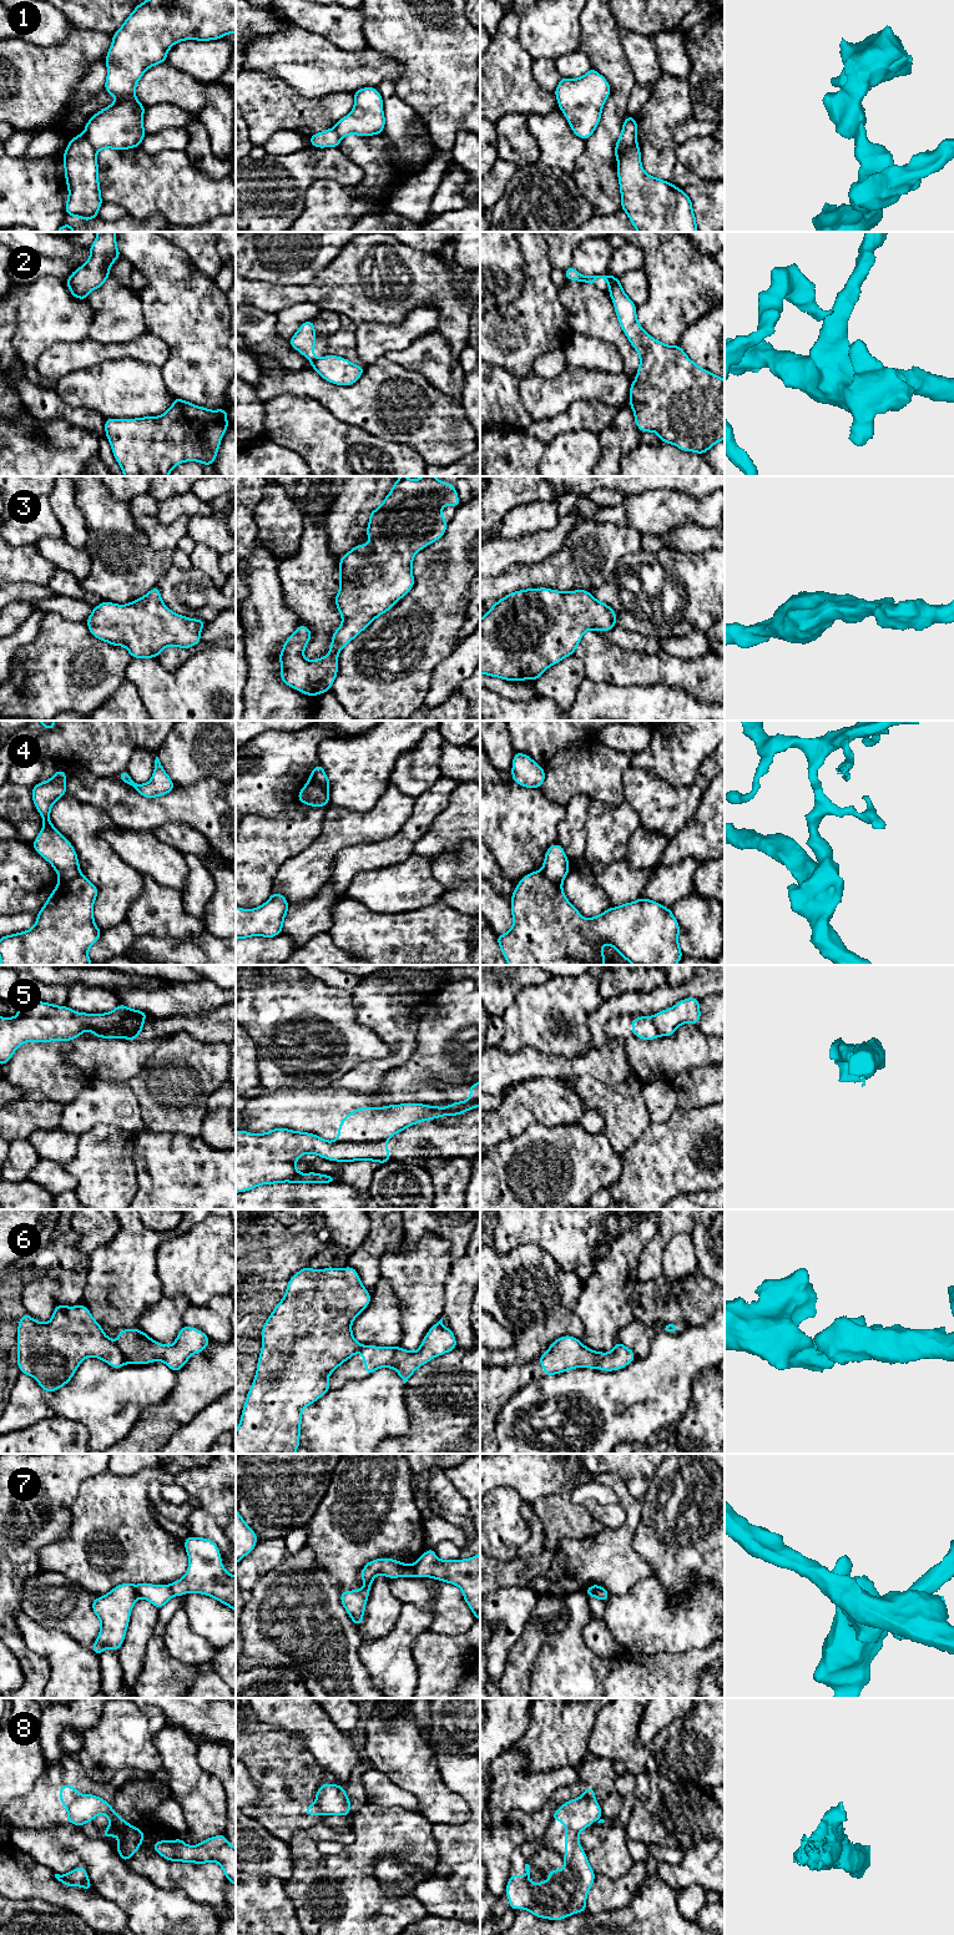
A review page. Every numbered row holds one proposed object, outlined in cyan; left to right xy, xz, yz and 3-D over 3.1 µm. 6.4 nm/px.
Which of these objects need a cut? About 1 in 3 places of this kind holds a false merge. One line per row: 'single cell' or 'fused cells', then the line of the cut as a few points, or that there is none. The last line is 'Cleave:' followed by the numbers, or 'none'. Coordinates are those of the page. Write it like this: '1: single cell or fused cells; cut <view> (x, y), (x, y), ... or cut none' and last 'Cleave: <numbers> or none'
1: fused cells; cut yz (636, 144), (631, 145), (617, 158)
2: fused cells; cut yz (606, 276), (607, 281)
3: single cell; cut none
4: fused cells; cut xy (80, 873), (60, 882)
5: fused cells; cut xy (145, 1015), (125, 1019), (114, 1026), (92, 1030)
6: fused cells; cut xy (115, 1342), (125, 1362)
7: fused cells; cut xz (413, 1565), (417, 1575)
8: fused cells; cut xy (80, 1795), (70, 1807), (71, 1822)
Cleave: 1, 2, 4, 5, 6, 7, 8

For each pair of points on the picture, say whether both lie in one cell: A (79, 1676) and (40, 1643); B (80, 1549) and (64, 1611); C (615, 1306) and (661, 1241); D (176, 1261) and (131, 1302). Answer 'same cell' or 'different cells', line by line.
A: same cell
B: different cells
C: different cells
D: different cells

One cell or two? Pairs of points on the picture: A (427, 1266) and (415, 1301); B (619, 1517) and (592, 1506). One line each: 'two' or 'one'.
A: one
B: one

